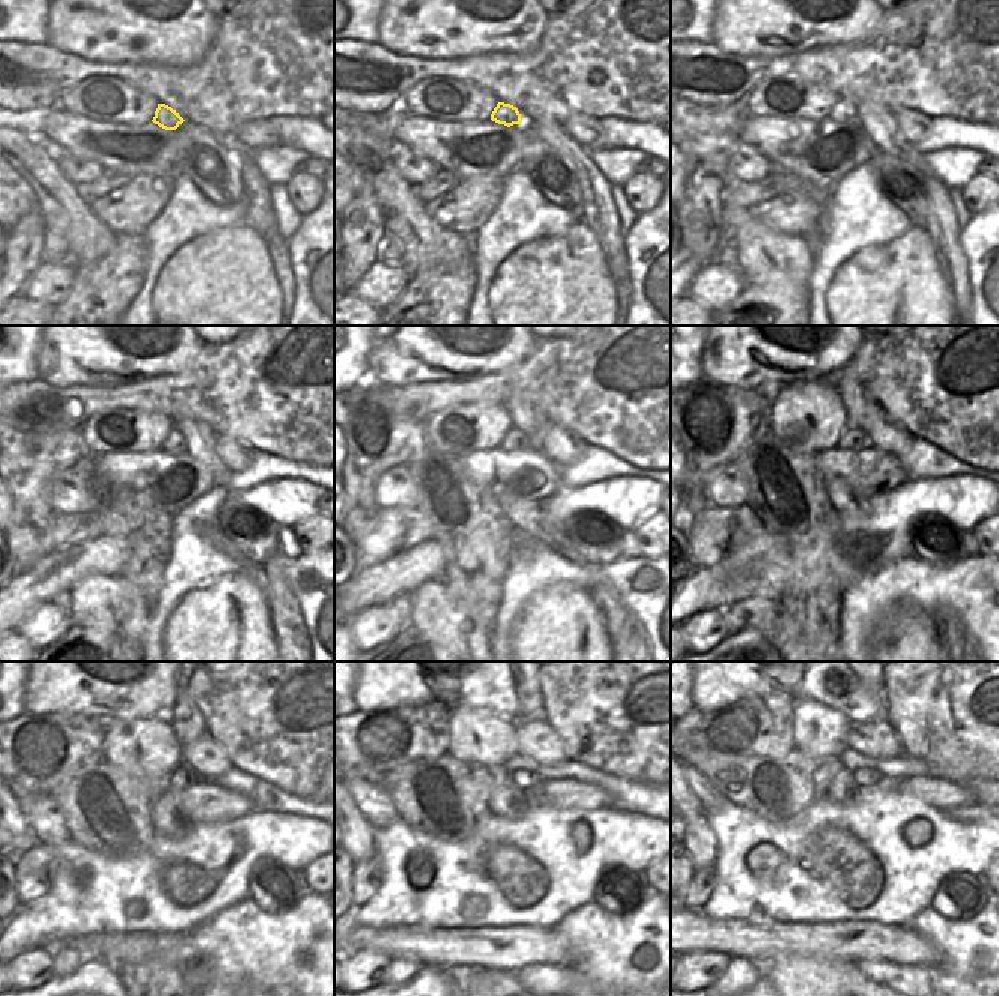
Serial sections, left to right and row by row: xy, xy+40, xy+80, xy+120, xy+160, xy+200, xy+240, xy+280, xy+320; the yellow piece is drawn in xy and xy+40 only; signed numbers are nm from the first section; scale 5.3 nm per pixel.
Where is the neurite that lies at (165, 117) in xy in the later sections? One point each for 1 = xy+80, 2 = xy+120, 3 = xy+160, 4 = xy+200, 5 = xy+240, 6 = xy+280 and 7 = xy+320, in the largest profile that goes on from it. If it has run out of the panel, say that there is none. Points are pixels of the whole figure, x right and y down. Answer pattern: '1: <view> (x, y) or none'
1: xy+80 (843, 110)
2: xy+120 (174, 443)
3: xy+160 (515, 440)
4: xy+200 (852, 440)
5: xy+240 (182, 776)
6: xy+280 (524, 779)
7: xy+320 (863, 777)

